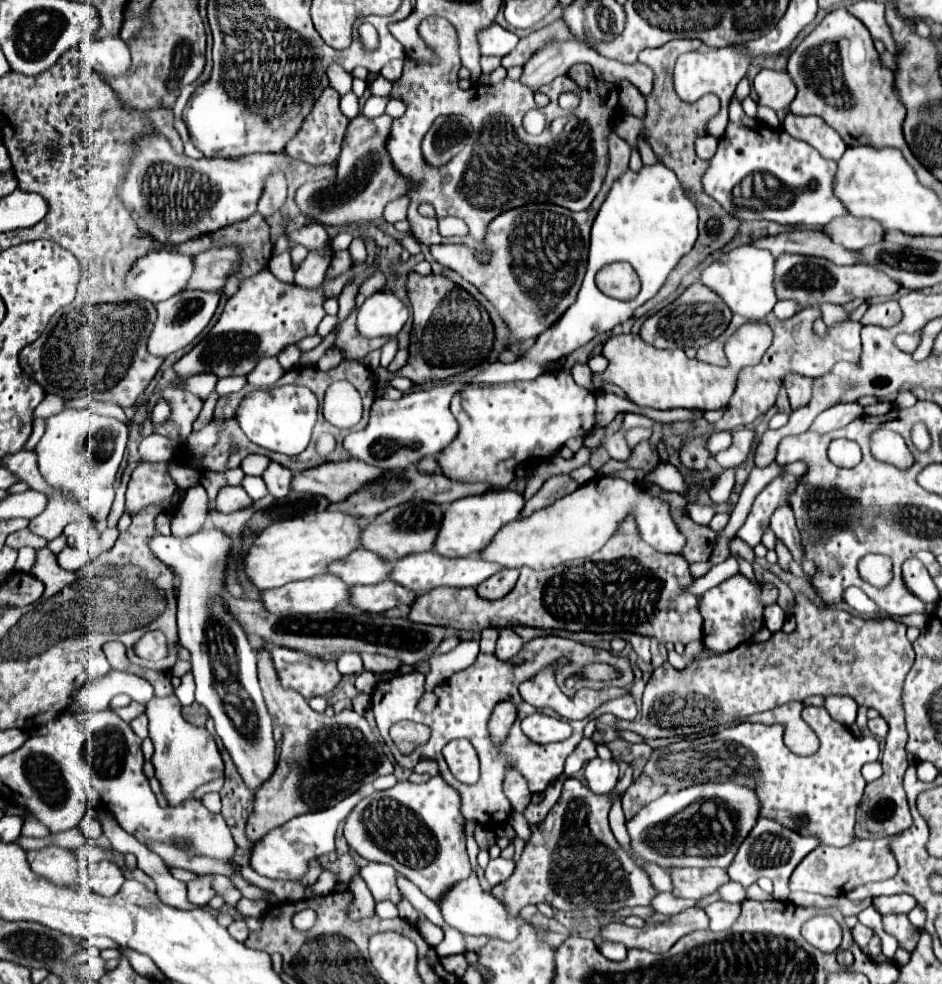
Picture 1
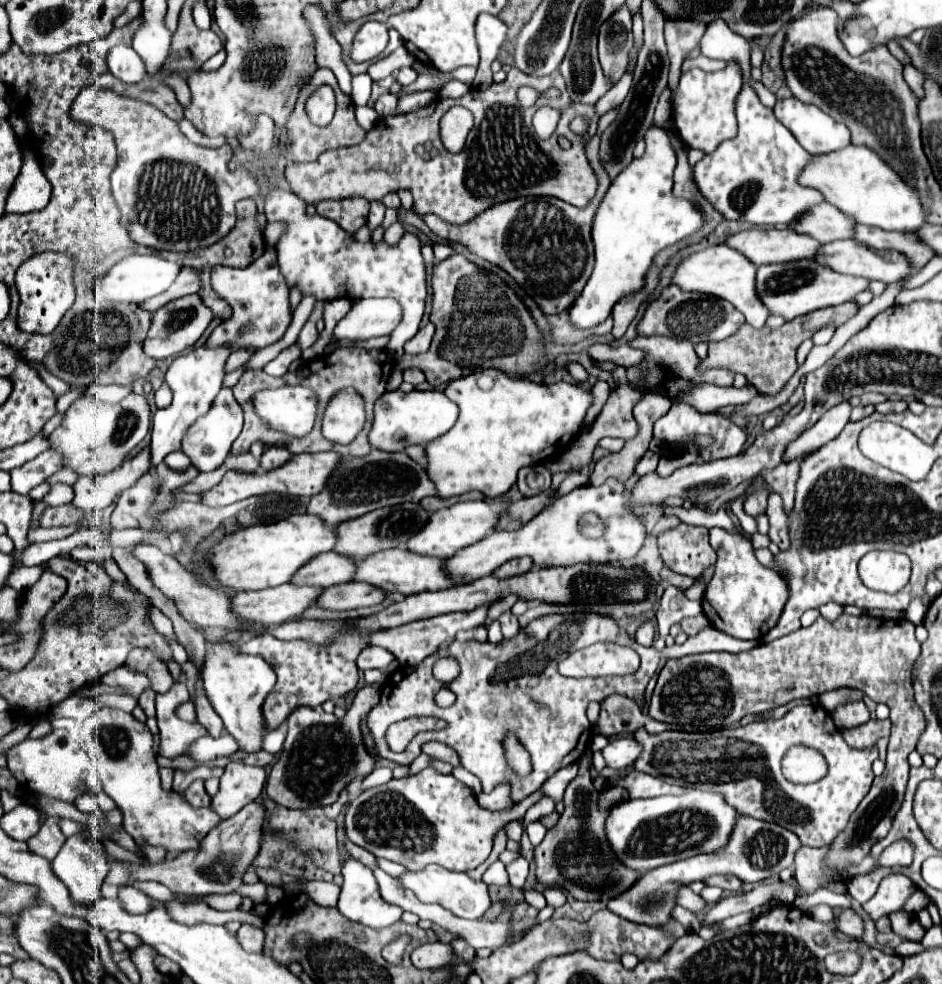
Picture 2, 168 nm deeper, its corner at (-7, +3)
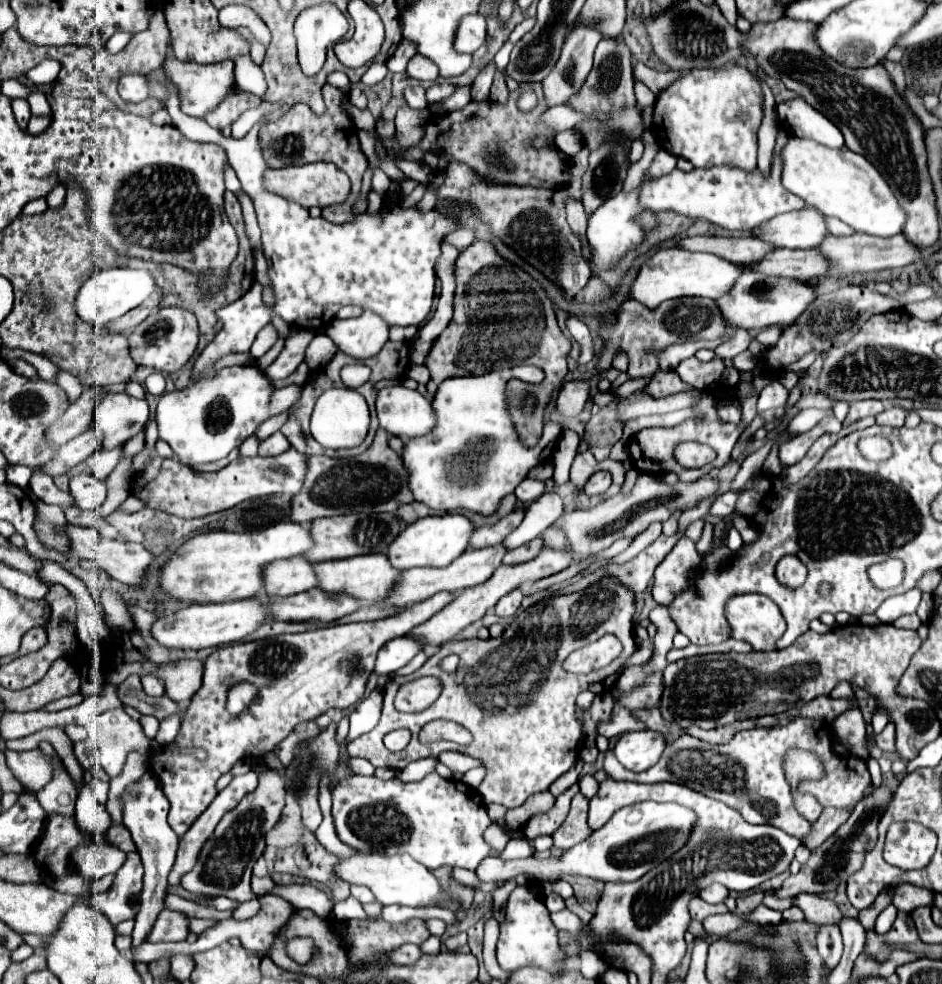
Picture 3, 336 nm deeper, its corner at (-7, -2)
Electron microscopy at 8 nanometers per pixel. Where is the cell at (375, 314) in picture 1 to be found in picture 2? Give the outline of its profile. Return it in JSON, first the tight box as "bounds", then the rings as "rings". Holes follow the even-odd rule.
{"bounds":[335,298,403,340],"rings":[[[393,298],[357,300],[349,314],[335,326],[337,340],[367,340],[389,336],[403,318],[403,308]]]}

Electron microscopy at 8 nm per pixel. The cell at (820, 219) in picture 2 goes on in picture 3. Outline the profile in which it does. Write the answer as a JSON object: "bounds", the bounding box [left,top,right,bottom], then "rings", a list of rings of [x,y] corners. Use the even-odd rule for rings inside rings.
{"bounds":[751,207,827,249],"rings":[[[813,207],[781,213],[751,231],[751,237],[785,249],[813,249],[825,235],[827,227],[823,223],[823,215]]]}

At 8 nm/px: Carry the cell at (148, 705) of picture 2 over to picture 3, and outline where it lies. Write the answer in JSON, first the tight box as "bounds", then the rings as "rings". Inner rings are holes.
{"bounds":[141,675,165,697],"rings":[[[145,675],[145,677],[141,677],[141,681],[143,681],[143,689],[145,689],[147,695],[151,695],[151,697],[161,697],[161,695],[165,693],[165,687],[163,687],[161,679],[157,679],[157,677],[153,677],[153,675]]]}

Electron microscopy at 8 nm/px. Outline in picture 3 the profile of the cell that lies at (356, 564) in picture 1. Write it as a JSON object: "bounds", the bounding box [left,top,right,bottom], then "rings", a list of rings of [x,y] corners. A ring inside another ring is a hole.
{"bounds":[263,557,317,597],"rings":[[[289,557],[263,567],[263,587],[271,597],[287,597],[317,587],[313,565],[303,557]]]}

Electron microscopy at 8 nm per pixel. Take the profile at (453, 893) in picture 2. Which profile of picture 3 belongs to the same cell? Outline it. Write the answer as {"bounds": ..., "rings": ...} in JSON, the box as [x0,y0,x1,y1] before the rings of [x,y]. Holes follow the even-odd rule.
{"bounds":[333,851,459,909],"rings":[[[353,851],[351,857],[341,859],[335,867],[333,873],[347,881],[349,885],[365,885],[371,889],[371,893],[375,895],[375,899],[383,905],[409,905],[409,907],[417,907],[417,905],[425,905],[429,907],[431,903],[439,901],[439,907],[445,909],[459,909],[459,901],[447,895],[441,895],[439,891],[439,881],[435,879],[435,875],[421,863],[417,863],[415,859],[411,859],[409,855],[379,855],[379,853],[363,853],[363,851]]]}

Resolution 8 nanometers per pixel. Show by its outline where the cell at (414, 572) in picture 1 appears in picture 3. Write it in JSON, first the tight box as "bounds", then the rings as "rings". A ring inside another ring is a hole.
{"bounds":[313,555,397,603],"rings":[[[357,555],[348,559],[333,559],[333,561],[323,561],[323,563],[313,563],[319,589],[327,593],[345,593],[349,597],[355,597],[359,601],[375,603],[381,601],[393,583],[397,583],[397,569],[385,559],[385,555]]]}

